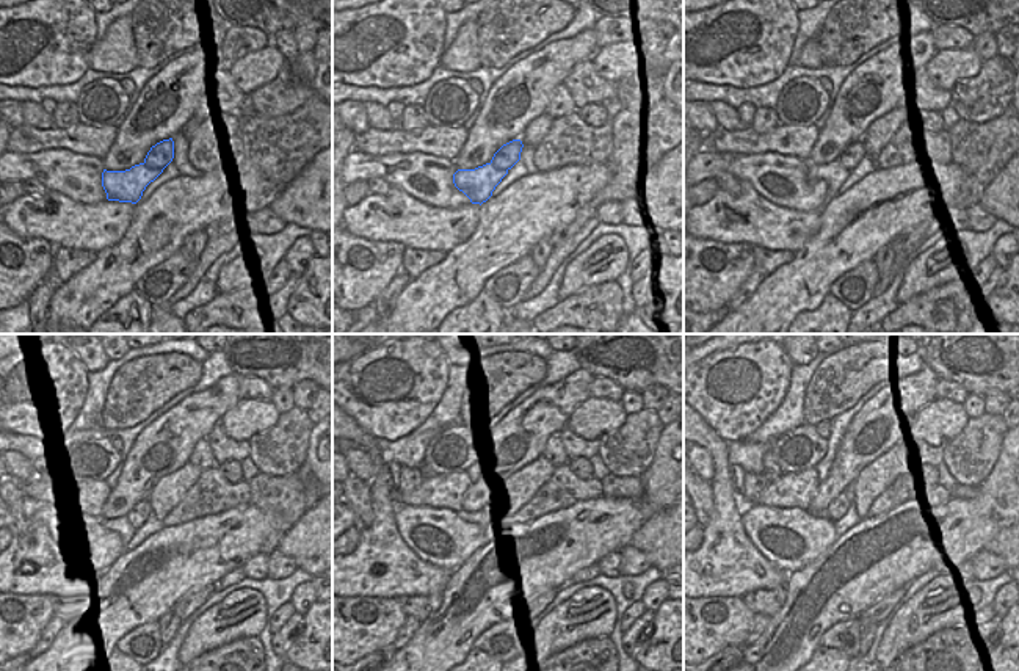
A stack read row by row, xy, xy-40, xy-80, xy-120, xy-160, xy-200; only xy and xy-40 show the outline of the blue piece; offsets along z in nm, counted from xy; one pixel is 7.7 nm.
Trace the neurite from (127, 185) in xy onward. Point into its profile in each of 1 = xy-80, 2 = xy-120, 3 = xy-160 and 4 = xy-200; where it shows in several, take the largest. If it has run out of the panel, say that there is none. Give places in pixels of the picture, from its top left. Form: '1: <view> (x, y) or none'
1: xy-80 (834, 174)
2: xy-120 (126, 525)
3: xy-160 (491, 507)
4: xy-200 (839, 505)

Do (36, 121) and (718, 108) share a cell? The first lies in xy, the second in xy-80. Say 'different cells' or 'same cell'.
same cell

